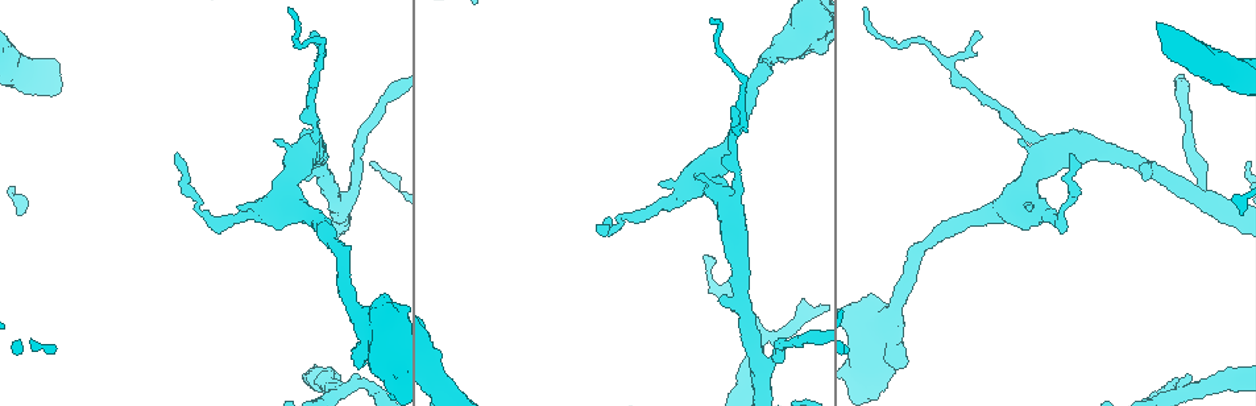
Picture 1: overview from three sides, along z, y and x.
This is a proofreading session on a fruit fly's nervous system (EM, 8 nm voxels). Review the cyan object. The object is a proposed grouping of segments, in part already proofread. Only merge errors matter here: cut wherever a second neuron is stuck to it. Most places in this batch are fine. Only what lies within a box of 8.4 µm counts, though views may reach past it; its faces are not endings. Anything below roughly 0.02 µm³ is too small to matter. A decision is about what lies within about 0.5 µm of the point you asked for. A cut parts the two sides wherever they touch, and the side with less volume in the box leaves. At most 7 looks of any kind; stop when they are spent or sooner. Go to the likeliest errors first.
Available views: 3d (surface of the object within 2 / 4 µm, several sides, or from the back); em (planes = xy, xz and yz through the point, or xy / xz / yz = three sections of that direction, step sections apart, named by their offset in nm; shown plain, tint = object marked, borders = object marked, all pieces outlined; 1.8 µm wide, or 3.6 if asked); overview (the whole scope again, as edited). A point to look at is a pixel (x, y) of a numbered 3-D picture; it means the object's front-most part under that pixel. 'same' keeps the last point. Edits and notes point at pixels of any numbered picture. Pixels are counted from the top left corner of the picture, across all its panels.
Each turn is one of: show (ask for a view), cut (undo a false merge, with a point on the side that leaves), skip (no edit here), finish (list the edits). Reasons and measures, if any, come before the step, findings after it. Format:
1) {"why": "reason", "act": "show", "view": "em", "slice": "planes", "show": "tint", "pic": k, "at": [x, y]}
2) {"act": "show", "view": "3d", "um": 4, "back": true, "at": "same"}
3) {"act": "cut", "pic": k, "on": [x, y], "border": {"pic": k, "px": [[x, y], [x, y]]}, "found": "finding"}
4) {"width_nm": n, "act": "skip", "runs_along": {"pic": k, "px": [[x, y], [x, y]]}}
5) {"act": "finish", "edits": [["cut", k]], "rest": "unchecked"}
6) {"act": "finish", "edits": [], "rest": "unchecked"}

{"why": "a narrow waist", "act": "show", "view": "3d", "um": 2, "pic": 1, "at": [618, 223]}

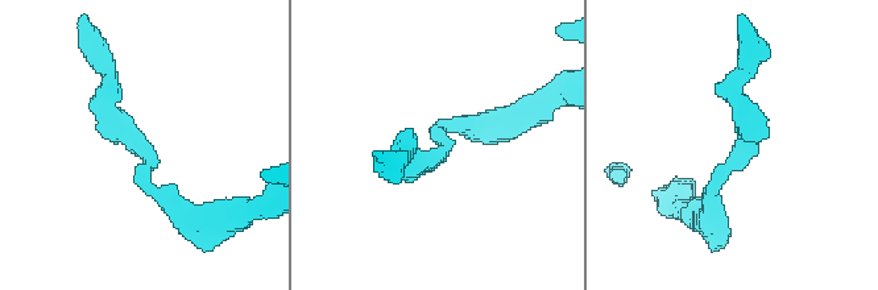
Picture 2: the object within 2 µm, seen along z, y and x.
{"why": "now the EM", "act": "show", "view": "em", "slice": "planes", "show": "tint", "pic": 2, "at": [733, 166]}

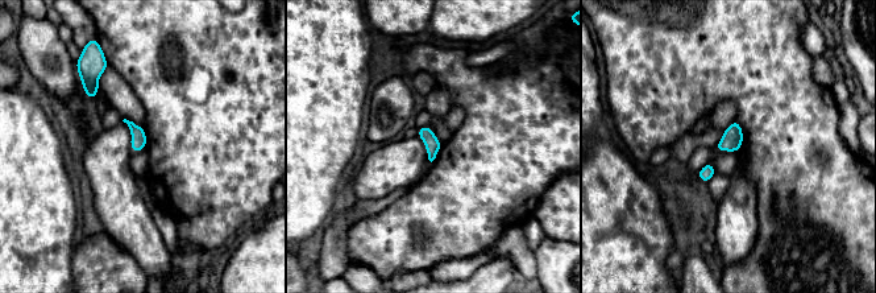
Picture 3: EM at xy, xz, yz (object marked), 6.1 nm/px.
{"act": "skip", "found": "continuous, no second neuron"}

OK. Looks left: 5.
{"why": "a fork", "act": "show", "view": "3d", "um": 2, "pic": 1, "at": [343, 197]}

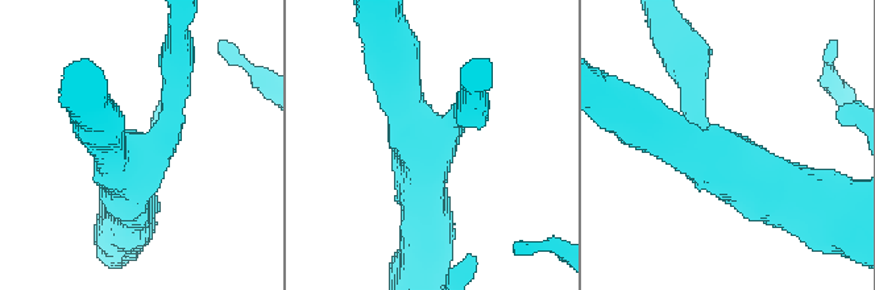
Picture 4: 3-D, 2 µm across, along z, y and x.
{"arms": 3, "arm_widths_nm": [220, 300, 380], "why": "shape alone is not enough", "act": "show", "view": "em", "slice": "planes", "show": "tint", "pic": 4, "at": [128, 151]}

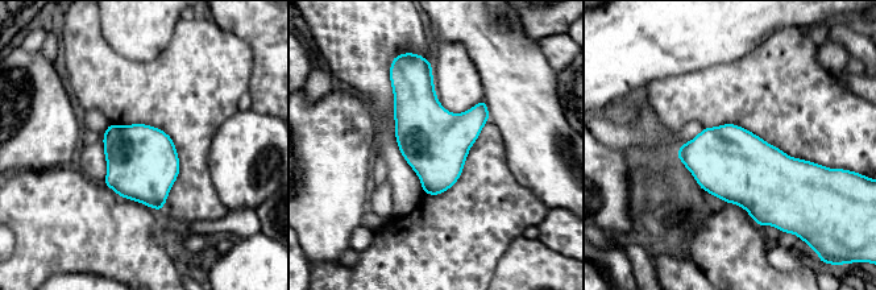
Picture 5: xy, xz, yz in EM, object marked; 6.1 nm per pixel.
{"width_nm": 420, "act": "skip", "found": "one neuron here"}

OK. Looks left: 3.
{"why": "branch point", "act": "show", "view": "3d", "um": 4, "pic": 1, "at": [715, 160]}

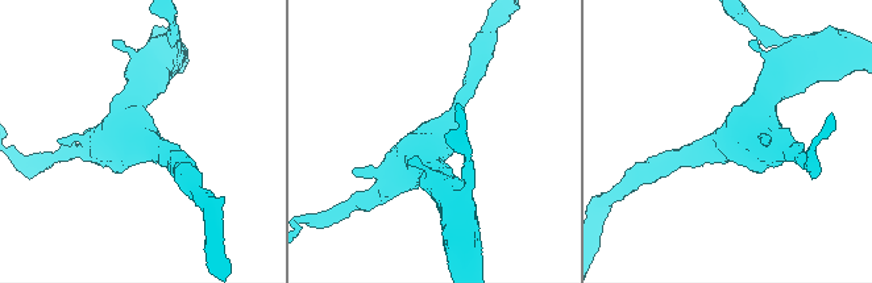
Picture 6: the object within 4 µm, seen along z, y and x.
{"act": "show", "view": "em", "um": 3.6, "slice": "xz", "step": 16, "show": "plain", "pic": 6, "at": [436, 136]}

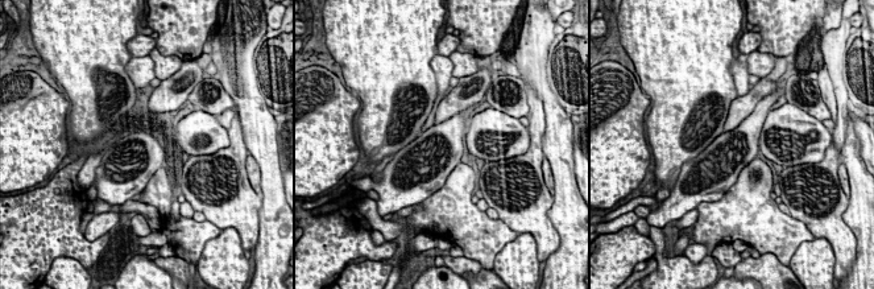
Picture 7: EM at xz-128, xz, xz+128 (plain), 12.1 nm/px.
{"act": "show", "view": "em", "um": 3.6, "slice": "xz", "step": 16, "show": "tint", "at": "same"}

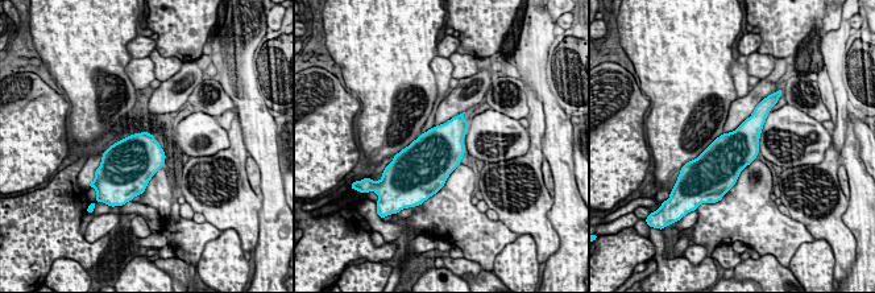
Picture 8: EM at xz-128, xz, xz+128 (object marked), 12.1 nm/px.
{"act": "skip", "found": "continuous, no second neuron"}

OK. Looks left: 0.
{"act": "finish", "edits": [], "rest": "unchecked"}

